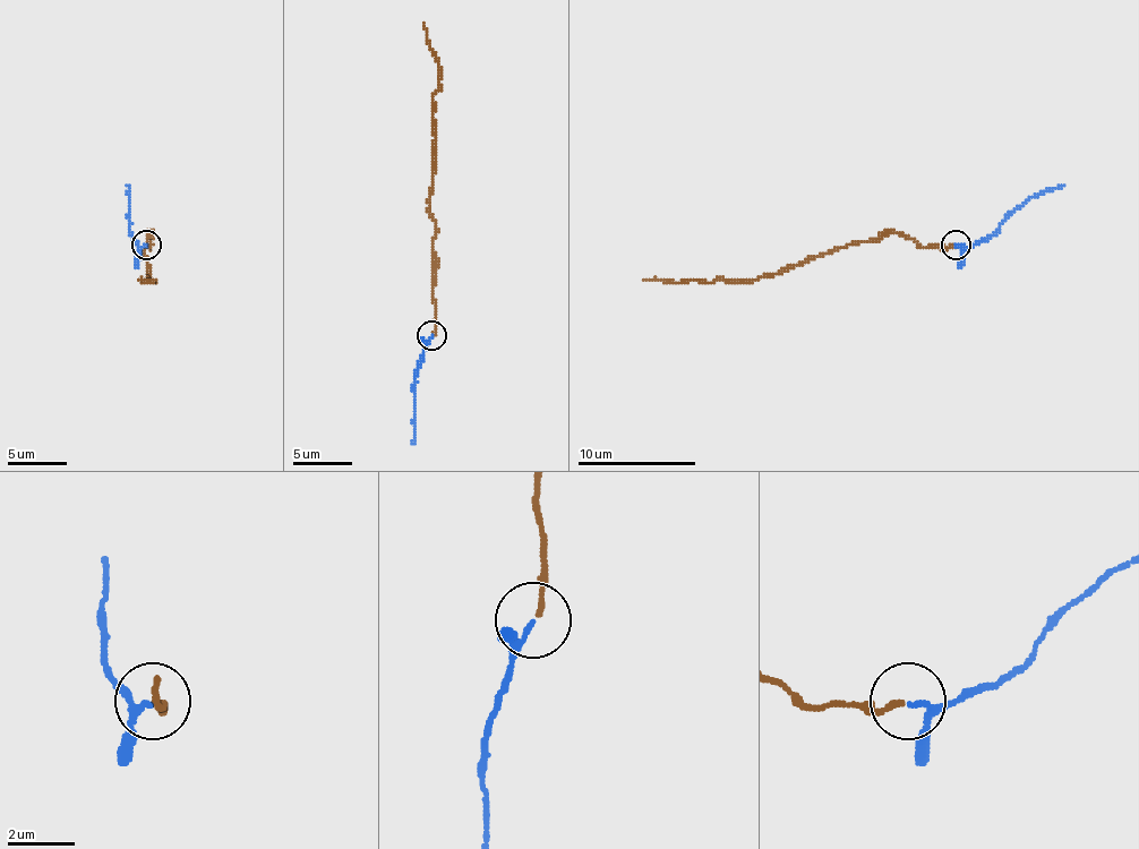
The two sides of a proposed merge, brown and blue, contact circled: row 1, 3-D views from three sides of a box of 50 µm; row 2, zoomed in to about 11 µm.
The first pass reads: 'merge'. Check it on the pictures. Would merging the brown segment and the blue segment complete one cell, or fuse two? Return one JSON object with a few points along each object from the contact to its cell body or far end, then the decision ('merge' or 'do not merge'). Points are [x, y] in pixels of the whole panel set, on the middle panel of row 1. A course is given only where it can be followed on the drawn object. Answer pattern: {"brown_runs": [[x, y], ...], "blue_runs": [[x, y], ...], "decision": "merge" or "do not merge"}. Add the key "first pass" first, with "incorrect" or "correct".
{"first pass": "correct", "brown_runs": [[433, 335], [435, 299], [433, 135], [438, 61], [424, 23]], "blue_runs": [[433, 335], [420, 365], [411, 444]], "decision": "merge"}

